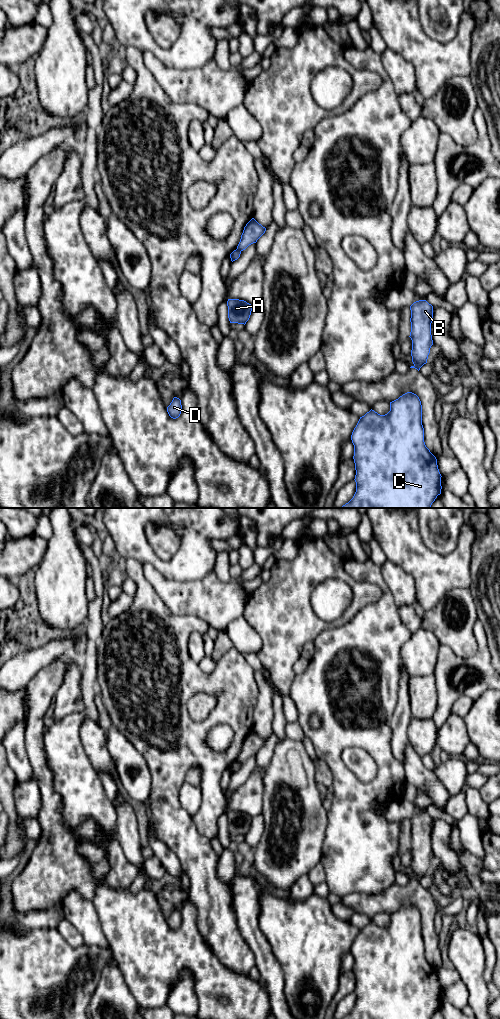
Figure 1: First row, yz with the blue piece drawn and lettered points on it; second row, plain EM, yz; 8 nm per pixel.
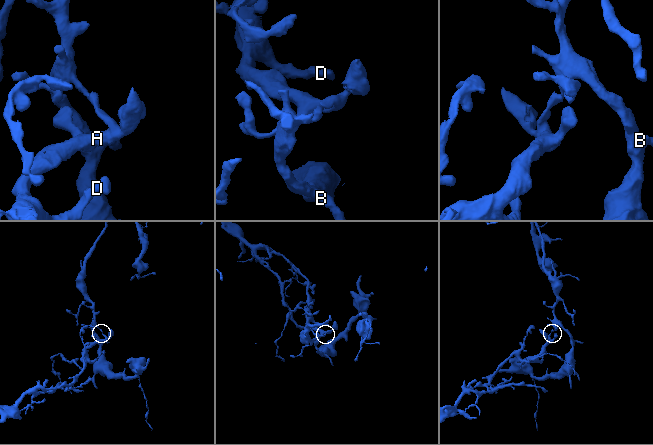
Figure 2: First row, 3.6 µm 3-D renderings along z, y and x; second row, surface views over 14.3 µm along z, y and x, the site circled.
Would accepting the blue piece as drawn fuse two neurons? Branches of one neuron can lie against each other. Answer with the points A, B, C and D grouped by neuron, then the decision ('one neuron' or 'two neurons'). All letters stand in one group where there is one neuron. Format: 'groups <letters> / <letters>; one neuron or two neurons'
groups A D / B C; two neurons

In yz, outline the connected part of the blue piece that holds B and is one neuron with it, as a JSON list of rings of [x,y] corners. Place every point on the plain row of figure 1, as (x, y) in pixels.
[[[419,812],[414,814],[410,818],[411,822],[411,844],[410,850],[412,852],[412,874],[413,878],[410,880],[415,880],[418,883],[420,880],[427,875],[428,867],[430,865],[430,860],[433,857],[432,847],[431,847],[431,835],[433,831],[433,818],[429,816],[426,812]]]

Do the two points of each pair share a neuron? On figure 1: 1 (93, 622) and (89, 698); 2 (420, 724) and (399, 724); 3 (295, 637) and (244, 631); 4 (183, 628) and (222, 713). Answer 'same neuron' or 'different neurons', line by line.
1: same neuron
2: different neurons
3: different neurons
4: same neuron

